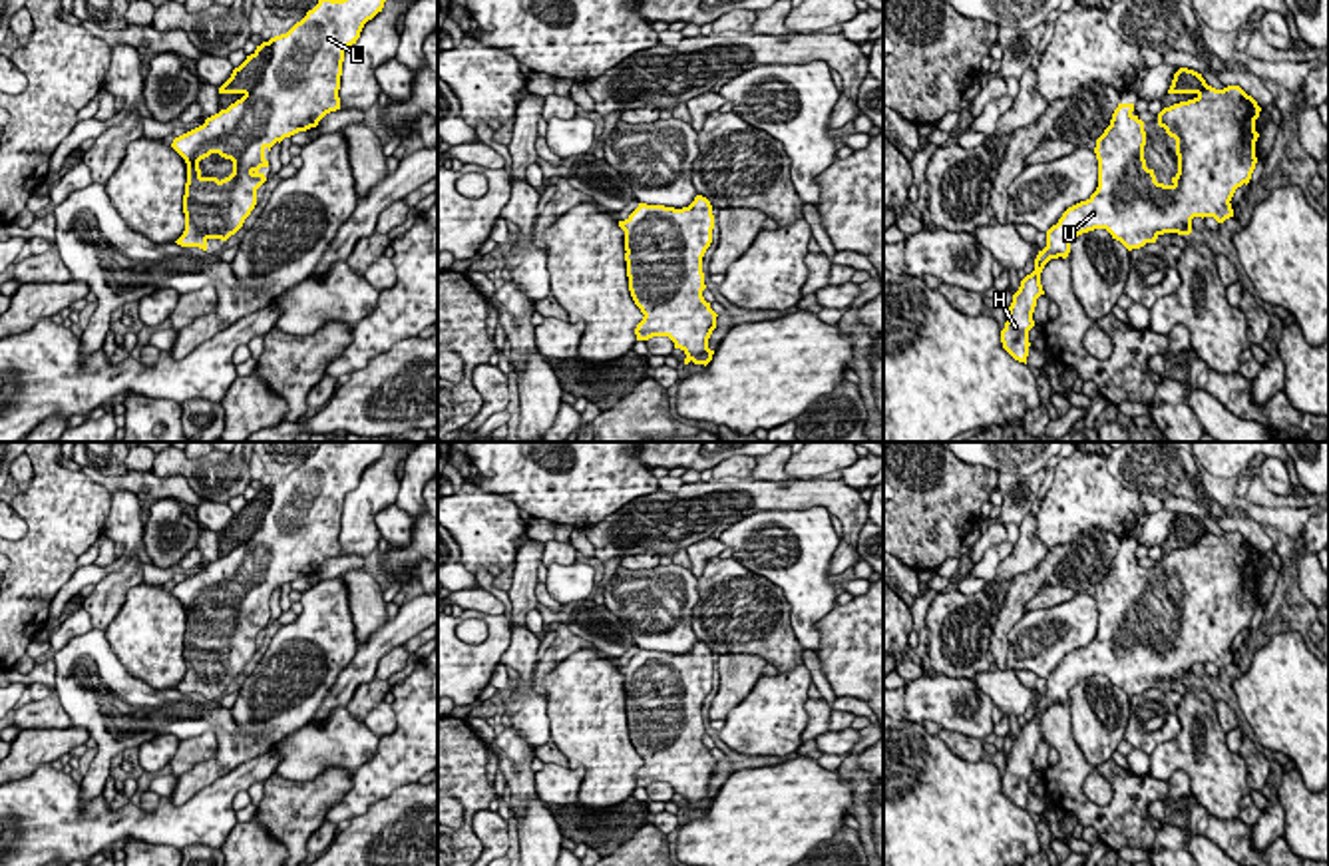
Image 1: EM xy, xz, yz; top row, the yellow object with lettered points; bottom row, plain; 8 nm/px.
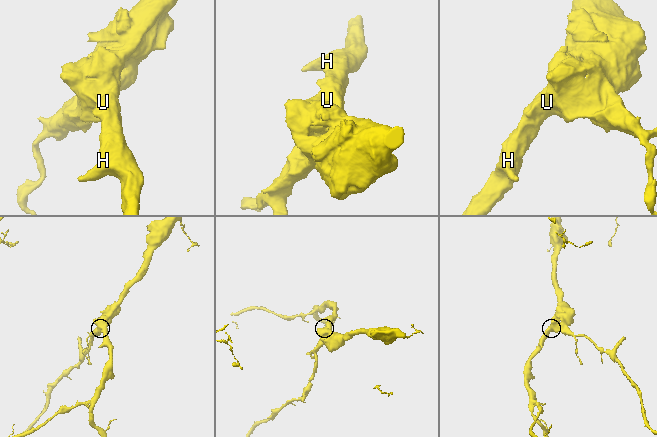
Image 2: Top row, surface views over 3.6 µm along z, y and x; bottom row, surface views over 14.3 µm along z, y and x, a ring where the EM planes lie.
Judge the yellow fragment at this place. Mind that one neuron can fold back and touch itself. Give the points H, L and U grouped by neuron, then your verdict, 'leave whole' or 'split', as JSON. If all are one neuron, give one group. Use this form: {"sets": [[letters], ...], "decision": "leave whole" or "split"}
{"sets": [["H", "L", "U"]], "decision": "leave whole"}

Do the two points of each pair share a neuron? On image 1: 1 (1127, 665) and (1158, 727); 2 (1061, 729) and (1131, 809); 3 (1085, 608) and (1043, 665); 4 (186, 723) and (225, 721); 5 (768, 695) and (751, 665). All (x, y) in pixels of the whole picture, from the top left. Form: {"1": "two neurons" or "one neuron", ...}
{"1": "two neurons", "2": "one neuron", "3": "one neuron", "4": "one neuron", "5": "two neurons"}

